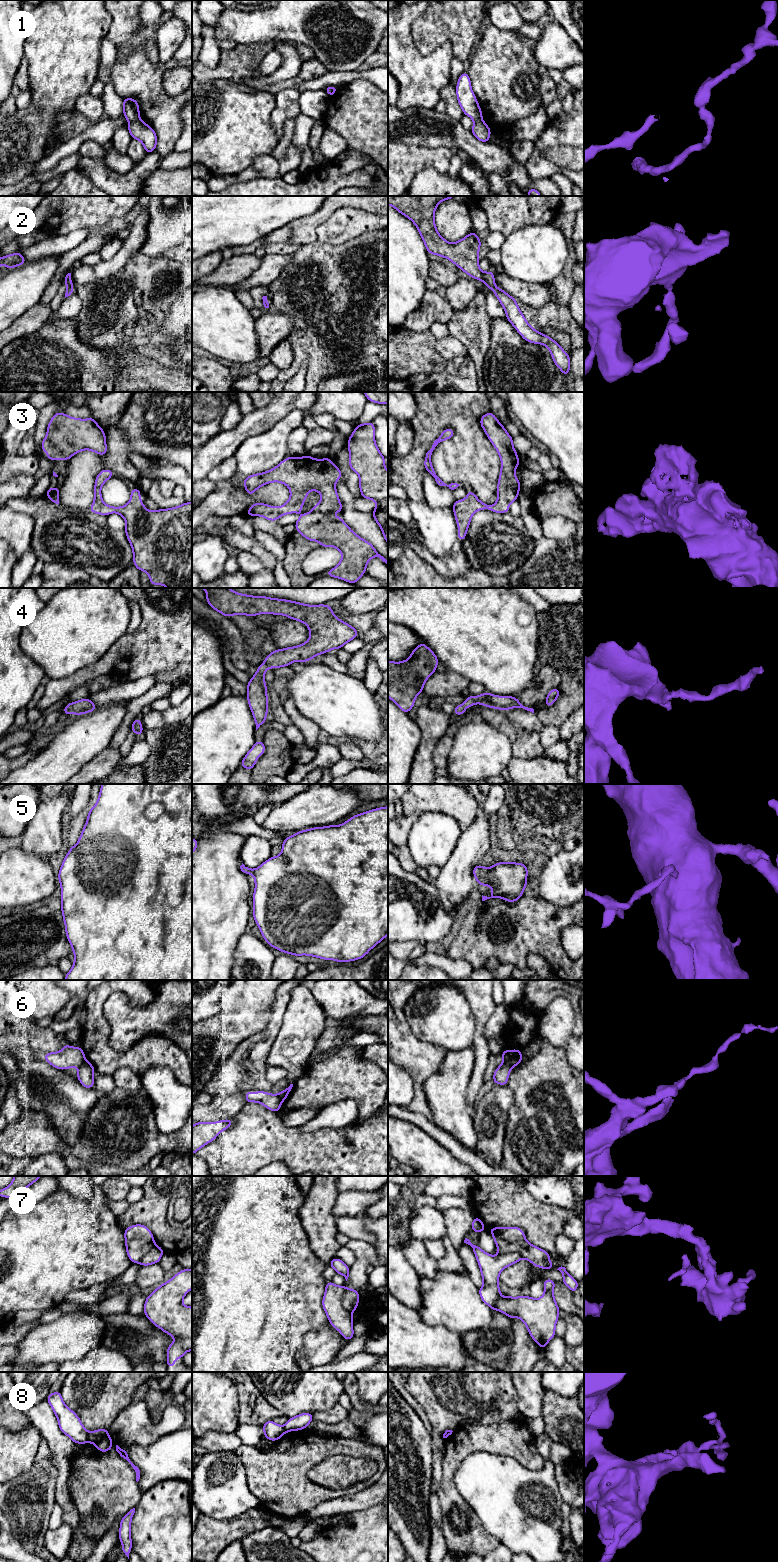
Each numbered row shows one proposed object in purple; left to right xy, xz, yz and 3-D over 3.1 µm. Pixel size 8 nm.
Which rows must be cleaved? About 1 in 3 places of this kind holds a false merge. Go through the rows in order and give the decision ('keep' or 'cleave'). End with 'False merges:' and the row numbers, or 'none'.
1: cleave
2: keep
3: keep
4: keep
5: keep
6: cleave
7: cleave
8: cleave
False merges: 1, 6, 7, 8

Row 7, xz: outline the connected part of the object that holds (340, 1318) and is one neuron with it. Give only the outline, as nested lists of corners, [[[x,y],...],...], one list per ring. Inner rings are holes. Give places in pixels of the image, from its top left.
[[[332,1281],[326,1282],[322,1306],[330,1325],[336,1328],[348,1342],[354,1336],[354,1321],[351,1312],[343,1306],[344,1292],[345,1288],[343,1286],[337,1286]]]

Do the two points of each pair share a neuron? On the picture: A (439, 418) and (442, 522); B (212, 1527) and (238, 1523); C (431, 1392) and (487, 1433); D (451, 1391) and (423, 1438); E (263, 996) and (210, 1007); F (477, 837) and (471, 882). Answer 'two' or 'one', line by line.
A: two
B: one
C: two
D: two
E: two
F: one

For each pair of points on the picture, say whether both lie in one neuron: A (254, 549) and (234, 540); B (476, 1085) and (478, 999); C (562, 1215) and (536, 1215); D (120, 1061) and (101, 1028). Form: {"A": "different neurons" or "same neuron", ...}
{"A": "same neuron", "B": "same neuron", "C": "same neuron", "D": "same neuron"}

